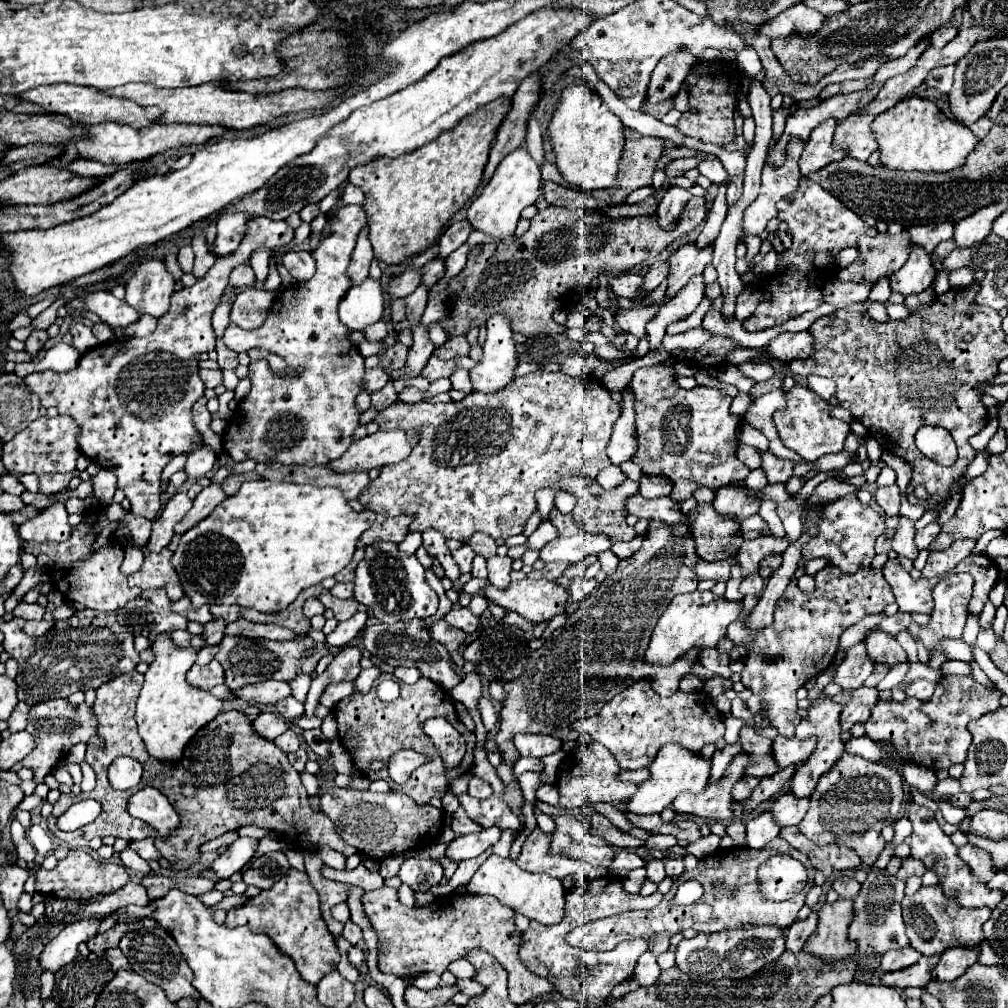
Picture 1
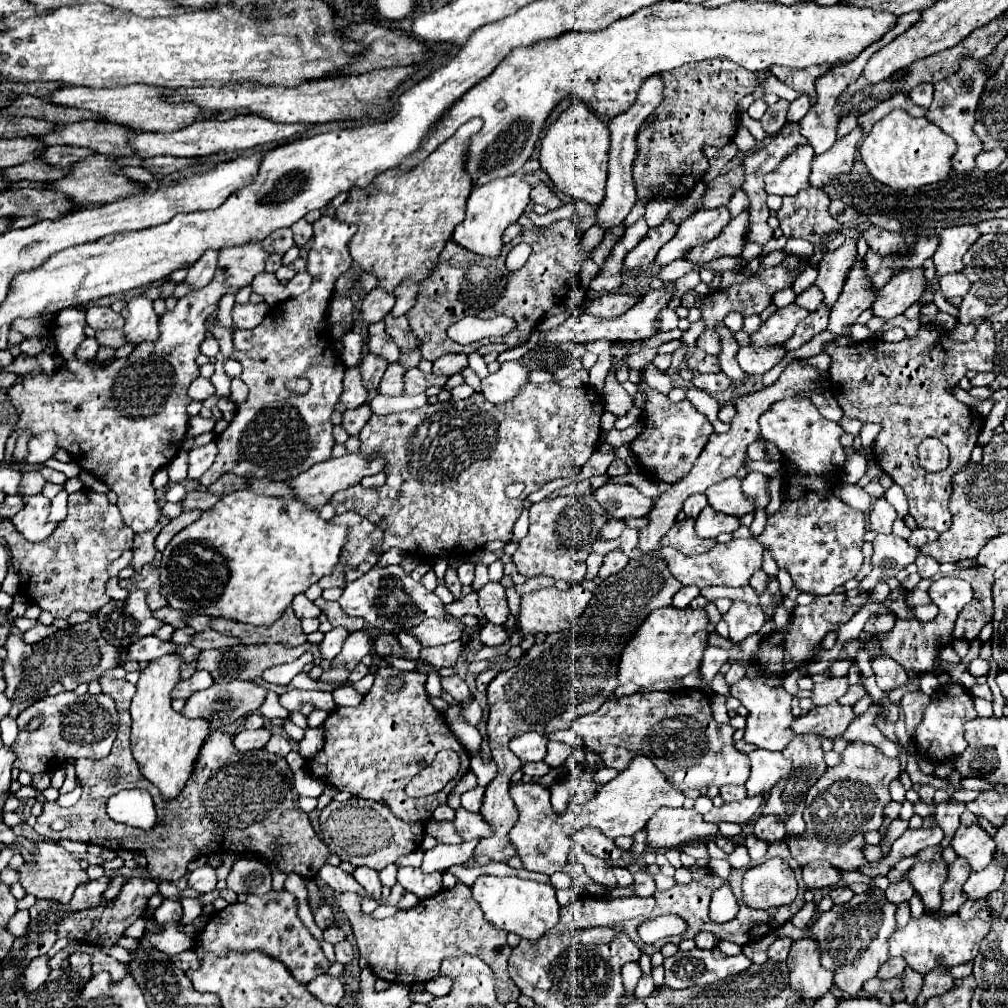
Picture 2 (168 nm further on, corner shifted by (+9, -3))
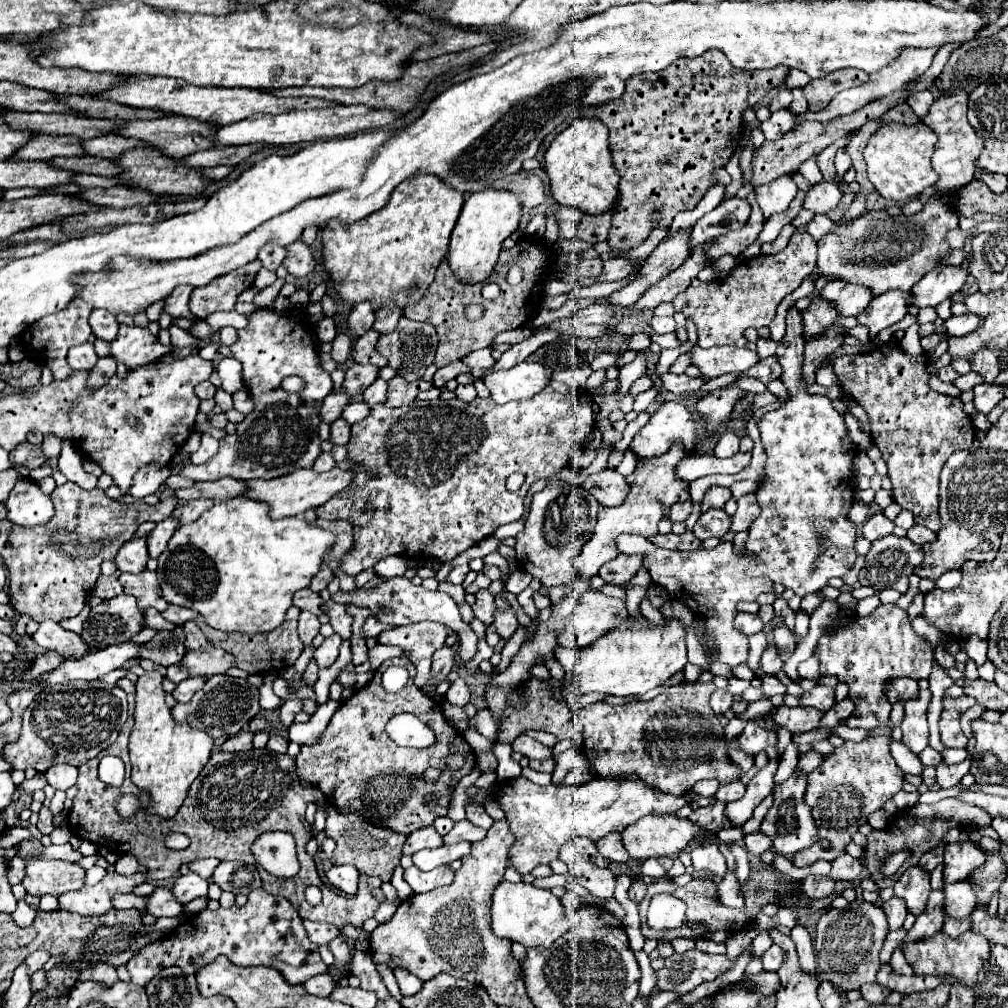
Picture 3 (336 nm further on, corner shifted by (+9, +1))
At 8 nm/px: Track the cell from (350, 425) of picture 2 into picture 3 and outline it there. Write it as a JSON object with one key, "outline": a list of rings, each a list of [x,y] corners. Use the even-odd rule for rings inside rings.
{"outline":[[[339,417],[335,423],[331,423],[331,441],[335,445],[347,445],[349,437],[351,437],[351,425],[343,417]]]}

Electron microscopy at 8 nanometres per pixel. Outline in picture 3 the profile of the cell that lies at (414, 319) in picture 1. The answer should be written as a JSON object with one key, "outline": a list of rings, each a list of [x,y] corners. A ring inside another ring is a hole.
{"outline":[[[401,317],[393,333],[379,337],[377,349],[389,359],[389,365],[395,367],[399,375],[407,381],[417,381],[433,363],[437,343],[437,331],[431,323]]]}

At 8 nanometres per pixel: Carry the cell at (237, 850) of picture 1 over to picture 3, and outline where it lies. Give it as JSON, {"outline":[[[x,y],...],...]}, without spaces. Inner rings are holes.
{"outline":[[[189,871],[187,875],[177,879],[177,883],[175,883],[175,887],[171,891],[179,899],[179,903],[189,903],[195,897],[205,897],[207,895],[207,887],[209,887],[207,879],[203,879],[201,875]]]}

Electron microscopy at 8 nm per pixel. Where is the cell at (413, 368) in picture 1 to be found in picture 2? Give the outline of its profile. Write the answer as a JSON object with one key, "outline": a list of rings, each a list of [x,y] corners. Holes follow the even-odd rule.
{"outline":[[[393,363],[387,367],[381,383],[379,383],[379,389],[377,393],[381,395],[387,395],[387,397],[393,397],[393,395],[401,395],[403,393],[403,365],[401,363]]]}

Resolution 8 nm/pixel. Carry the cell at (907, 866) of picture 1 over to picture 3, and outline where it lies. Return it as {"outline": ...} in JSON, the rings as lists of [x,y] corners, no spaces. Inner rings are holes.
{"outline":[[[891,897],[889,901],[883,903],[883,909],[887,911],[887,919],[889,919],[889,927],[891,929],[903,927],[903,921],[905,921],[905,915],[907,915],[907,907],[905,907],[905,903],[901,899]]]}

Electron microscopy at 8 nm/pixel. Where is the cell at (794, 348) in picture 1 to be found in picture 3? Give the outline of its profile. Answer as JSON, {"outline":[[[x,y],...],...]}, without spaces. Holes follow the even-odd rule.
{"outline":[[[695,345],[689,353],[693,359],[693,365],[697,365],[705,377],[719,377],[725,373],[743,373],[759,361],[757,351],[753,351],[749,347],[701,349]]]}

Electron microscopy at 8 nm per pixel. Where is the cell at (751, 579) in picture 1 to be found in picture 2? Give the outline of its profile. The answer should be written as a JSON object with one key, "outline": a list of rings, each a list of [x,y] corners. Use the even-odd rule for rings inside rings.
{"outline":[[[733,601],[733,607],[729,613],[723,615],[723,621],[727,621],[729,631],[731,631],[731,641],[739,643],[747,635],[759,633],[761,627],[765,625],[765,615],[761,607],[743,603],[743,601]]]}

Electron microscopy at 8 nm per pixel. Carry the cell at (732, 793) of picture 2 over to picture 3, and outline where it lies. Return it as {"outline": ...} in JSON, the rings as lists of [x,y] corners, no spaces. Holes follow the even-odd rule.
{"outline":[[[733,781],[733,783],[725,783],[725,785],[719,785],[719,791],[715,795],[715,799],[719,801],[733,801],[733,799],[739,799],[745,795],[745,785],[741,781]]]}

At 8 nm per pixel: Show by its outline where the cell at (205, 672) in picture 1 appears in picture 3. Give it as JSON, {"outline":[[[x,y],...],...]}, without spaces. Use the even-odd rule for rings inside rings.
{"outline":[[[205,675],[189,677],[189,679],[181,681],[181,683],[175,687],[175,691],[173,691],[171,695],[173,695],[179,703],[187,703],[187,701],[193,697],[193,693],[195,693],[195,691],[199,691],[199,689],[205,685],[205,681],[207,681],[207,677],[205,677]]]}

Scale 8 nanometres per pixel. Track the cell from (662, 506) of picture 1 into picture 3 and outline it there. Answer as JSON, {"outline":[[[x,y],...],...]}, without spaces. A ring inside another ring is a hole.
{"outline":[[[605,469],[601,473],[589,475],[583,483],[585,491],[589,491],[603,507],[619,507],[623,499],[627,497],[629,483],[625,481],[623,475],[619,475],[613,469]]]}

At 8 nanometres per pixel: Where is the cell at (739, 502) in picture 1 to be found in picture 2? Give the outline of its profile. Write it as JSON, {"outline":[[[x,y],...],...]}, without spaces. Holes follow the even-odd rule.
{"outline":[[[709,505],[695,519],[695,531],[701,539],[717,537],[719,533],[729,533],[729,531],[735,531],[735,529],[739,529],[739,519],[737,517],[723,515]]]}

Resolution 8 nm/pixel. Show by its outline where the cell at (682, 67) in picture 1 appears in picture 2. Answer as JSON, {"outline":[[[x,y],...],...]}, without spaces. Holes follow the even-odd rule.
{"outline":[[[651,77],[651,79],[647,79],[647,83],[643,83],[643,87],[639,91],[639,97],[633,103],[633,107],[629,111],[625,111],[623,115],[613,117],[607,123],[609,131],[611,131],[609,179],[607,179],[607,195],[605,195],[603,203],[597,209],[597,221],[595,221],[595,225],[603,227],[607,231],[613,229],[615,225],[621,225],[623,219],[627,217],[627,213],[631,211],[631,207],[635,205],[635,185],[631,183],[631,165],[635,161],[635,151],[637,151],[635,135],[637,135],[641,123],[651,115],[651,111],[655,111],[661,97],[663,97],[663,83],[659,83],[659,77]]]}

